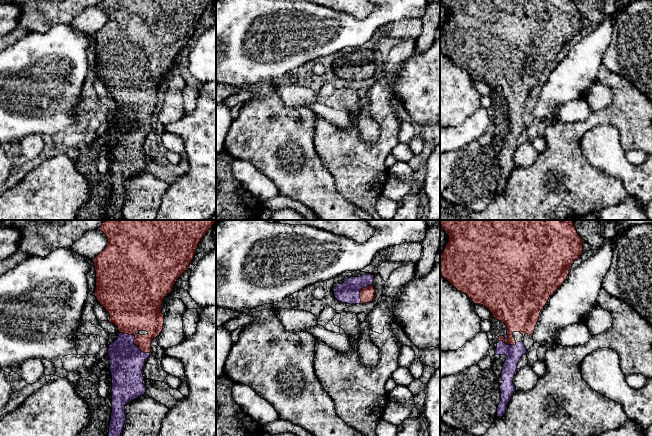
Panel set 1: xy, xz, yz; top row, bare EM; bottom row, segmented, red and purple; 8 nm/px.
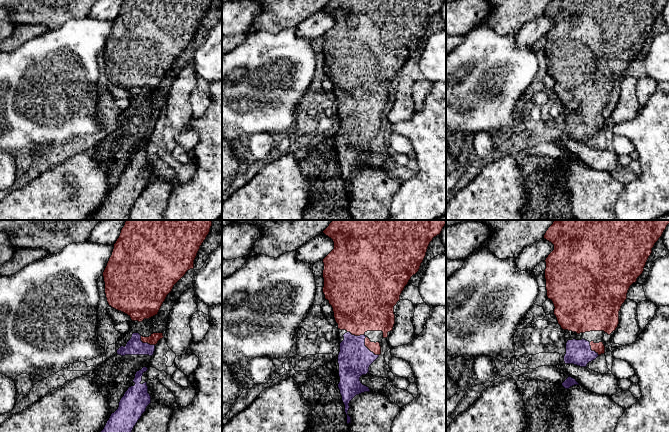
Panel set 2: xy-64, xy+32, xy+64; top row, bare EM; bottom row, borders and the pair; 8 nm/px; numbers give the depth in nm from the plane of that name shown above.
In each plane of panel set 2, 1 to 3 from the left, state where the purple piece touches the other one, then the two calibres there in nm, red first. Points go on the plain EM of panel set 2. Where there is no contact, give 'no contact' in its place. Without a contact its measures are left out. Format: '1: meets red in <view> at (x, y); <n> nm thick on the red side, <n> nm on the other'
1: meets red in xy-64 at (146, 118); 80 nm thick on the red side, 140 nm on the other
2: meets red in xy+32 at (368, 124); 80 nm thick on the red side, 260 nm on the other
3: meets red in xy+64 at (591, 125); 90 nm thick on the red side, 200 nm on the other

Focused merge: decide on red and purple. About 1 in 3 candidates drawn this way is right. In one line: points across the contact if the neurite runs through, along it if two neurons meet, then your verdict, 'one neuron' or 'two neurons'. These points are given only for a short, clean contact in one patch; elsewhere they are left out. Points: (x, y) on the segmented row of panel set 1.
across xy (131, 309), (131, 333), (134, 340), (134, 347), (126, 359) | one neuron

